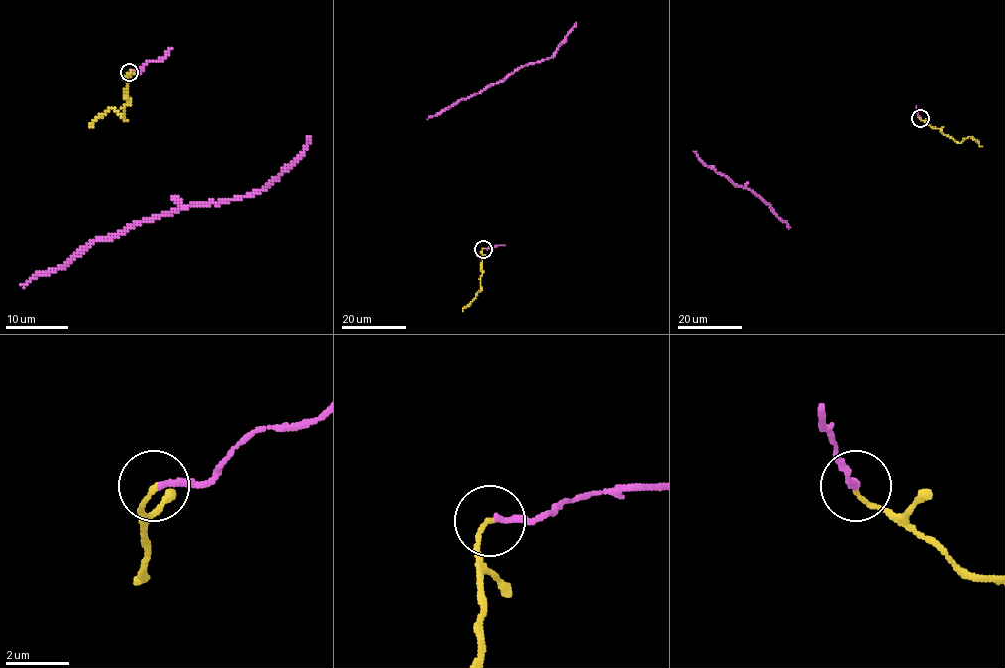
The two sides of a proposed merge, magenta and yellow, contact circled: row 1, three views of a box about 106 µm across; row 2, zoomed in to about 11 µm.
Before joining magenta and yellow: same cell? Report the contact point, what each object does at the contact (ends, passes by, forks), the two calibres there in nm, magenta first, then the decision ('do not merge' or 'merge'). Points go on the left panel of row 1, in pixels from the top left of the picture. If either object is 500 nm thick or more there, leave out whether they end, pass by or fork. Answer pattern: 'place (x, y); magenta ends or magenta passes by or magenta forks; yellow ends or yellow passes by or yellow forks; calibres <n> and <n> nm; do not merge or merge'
place (129, 72); magenta ends; yellow ends; calibres 200 and 140 nm; merge

